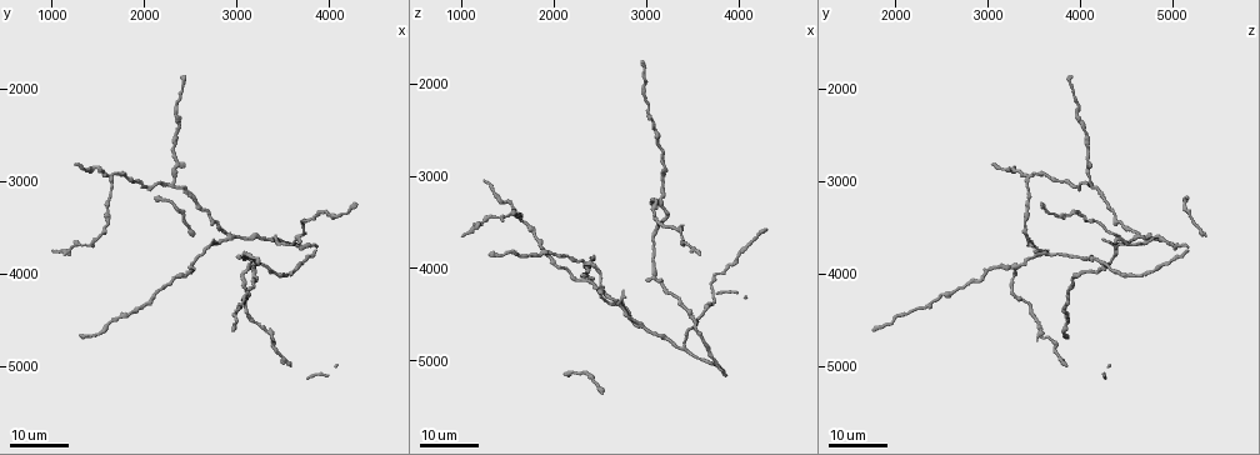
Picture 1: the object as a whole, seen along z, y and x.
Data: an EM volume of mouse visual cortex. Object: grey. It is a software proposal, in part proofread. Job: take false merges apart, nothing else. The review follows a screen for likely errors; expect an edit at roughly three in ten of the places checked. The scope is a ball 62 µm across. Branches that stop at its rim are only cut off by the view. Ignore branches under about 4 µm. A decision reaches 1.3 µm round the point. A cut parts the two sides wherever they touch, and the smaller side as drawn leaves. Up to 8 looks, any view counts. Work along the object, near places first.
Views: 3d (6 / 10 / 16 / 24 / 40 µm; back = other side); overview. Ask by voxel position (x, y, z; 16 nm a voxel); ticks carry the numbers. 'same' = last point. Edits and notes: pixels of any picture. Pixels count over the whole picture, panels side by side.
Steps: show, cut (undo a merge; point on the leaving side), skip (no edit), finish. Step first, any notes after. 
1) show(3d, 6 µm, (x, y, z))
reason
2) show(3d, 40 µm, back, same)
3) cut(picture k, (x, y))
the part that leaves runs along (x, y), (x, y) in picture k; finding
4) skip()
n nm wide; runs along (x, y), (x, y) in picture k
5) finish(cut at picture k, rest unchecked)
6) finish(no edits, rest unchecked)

show(3d, 16 µm, (2950, 3600, 4600))
two arms in line, one across

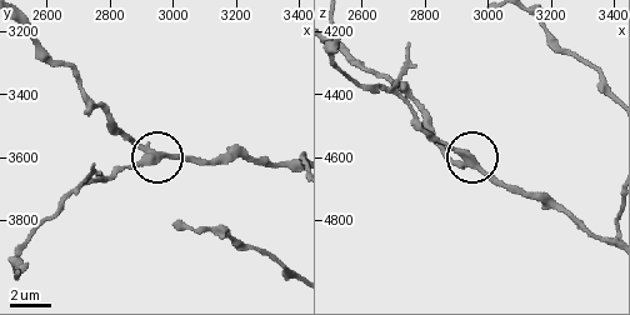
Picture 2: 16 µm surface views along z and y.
show(3d, 6 µm, (2930, 3600, 4590))

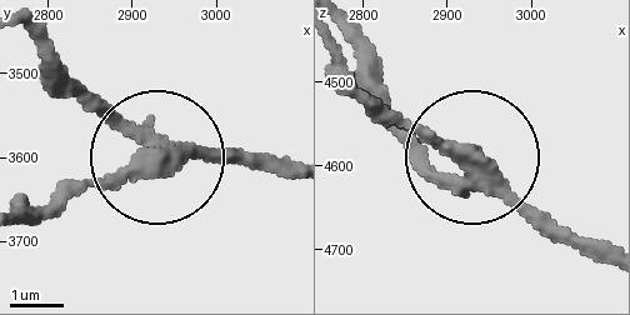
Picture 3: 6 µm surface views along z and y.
skip()
3 arms; runs along (290, 165), (155, 151), (25, 215) in picture 3; continuous, no second neuron

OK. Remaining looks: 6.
show(3d, 24 µm, (3400, 3600, 4850))
branch point

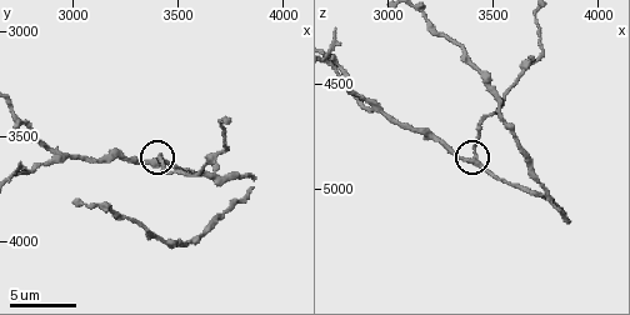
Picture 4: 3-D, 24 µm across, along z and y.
show(3d, 10 µm, (3420, 3600, 4840))

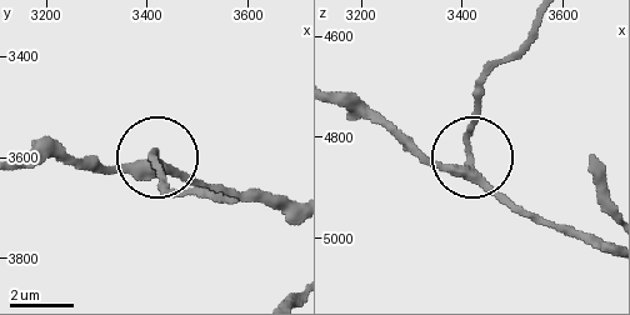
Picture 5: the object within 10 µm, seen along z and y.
skip()
side arm 31 µm; runs along (603, 250), (555, 231), (483, 173), (466, 140), (474, 86) in picture 5; continuous, no second neuron

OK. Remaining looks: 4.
show(3d, 24 µm, (1650, 2950, 3400))
three arms meet

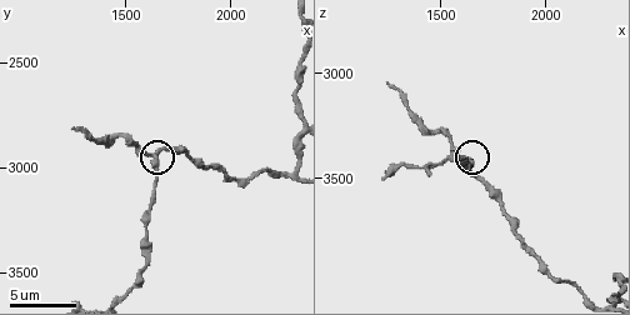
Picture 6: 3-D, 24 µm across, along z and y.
show(3d, 6 µm, same)
zoom in

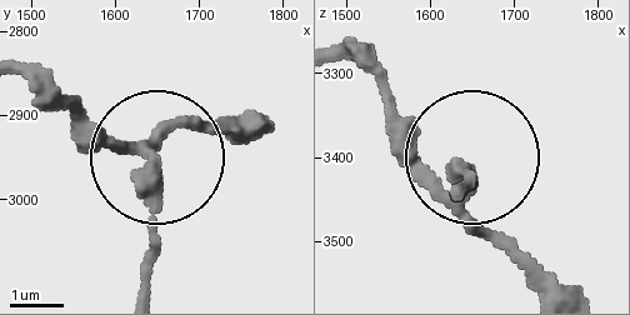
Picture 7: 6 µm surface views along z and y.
skip()
continuous, no second neuron

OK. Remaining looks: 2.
show(3d, 16 µm, (3150, 3950, 3300))
four or more arms meet

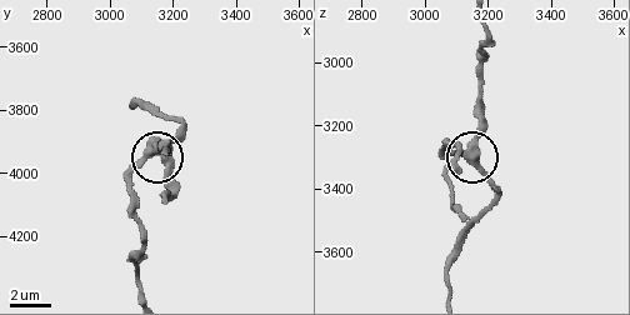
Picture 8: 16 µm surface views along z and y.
show(3d, 6 µm, (3120, 3930, 3290))
closer look

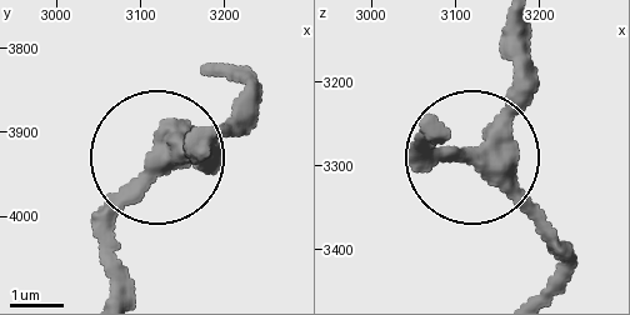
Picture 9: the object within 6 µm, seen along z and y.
skip()
all the same neuron

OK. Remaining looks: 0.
finish(no edits, rest unchecked)

